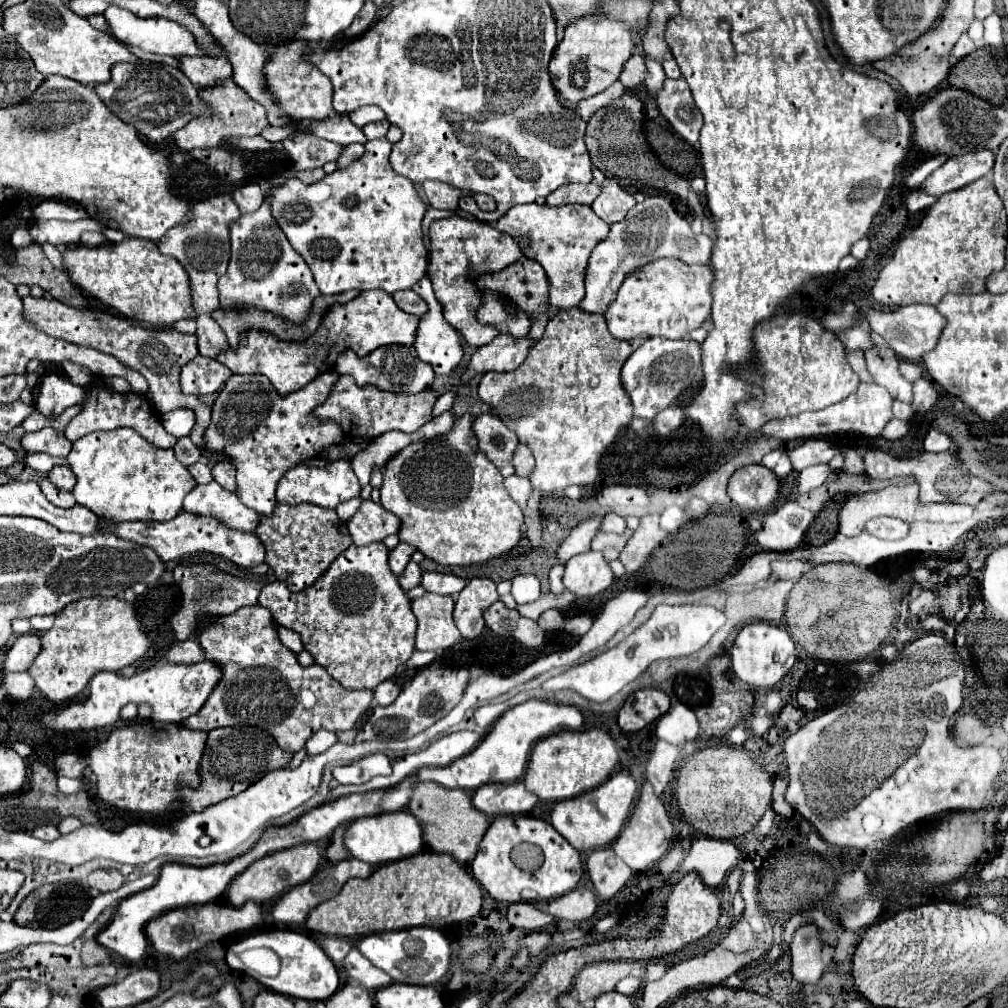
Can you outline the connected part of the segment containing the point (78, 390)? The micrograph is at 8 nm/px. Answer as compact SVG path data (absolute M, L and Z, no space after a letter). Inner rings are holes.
M56 373L46 375L40 385L40 397L36 397L36 409L44 417L58 417L66 407L82 403L88 395L88 389L74 385L66 377Z

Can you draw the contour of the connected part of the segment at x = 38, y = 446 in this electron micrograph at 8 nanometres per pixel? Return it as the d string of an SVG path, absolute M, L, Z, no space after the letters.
M44 427L36 433L26 433L22 437L22 449L30 453L50 453L54 457L66 457L70 453L72 443L64 437L62 431L54 427Z

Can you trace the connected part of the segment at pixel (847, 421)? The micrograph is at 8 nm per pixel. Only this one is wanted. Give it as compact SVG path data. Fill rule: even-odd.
M860 383L858 391L848 395L844 401L838 401L820 411L806 411L794 417L768 421L762 427L762 433L766 437L776 437L776 439L812 439L820 435L832 435L832 433L860 433L866 437L878 437L890 419L892 419L890 393L876 383Z

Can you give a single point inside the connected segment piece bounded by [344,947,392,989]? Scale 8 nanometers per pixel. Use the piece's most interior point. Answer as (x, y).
(360, 969)

